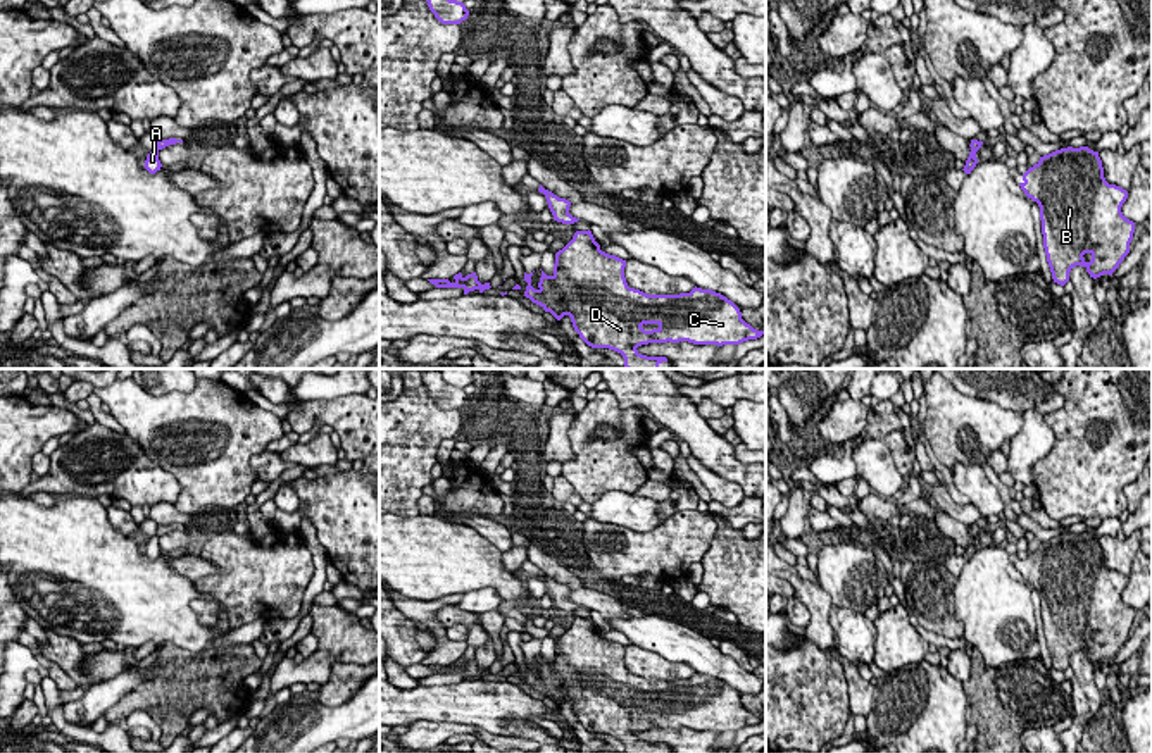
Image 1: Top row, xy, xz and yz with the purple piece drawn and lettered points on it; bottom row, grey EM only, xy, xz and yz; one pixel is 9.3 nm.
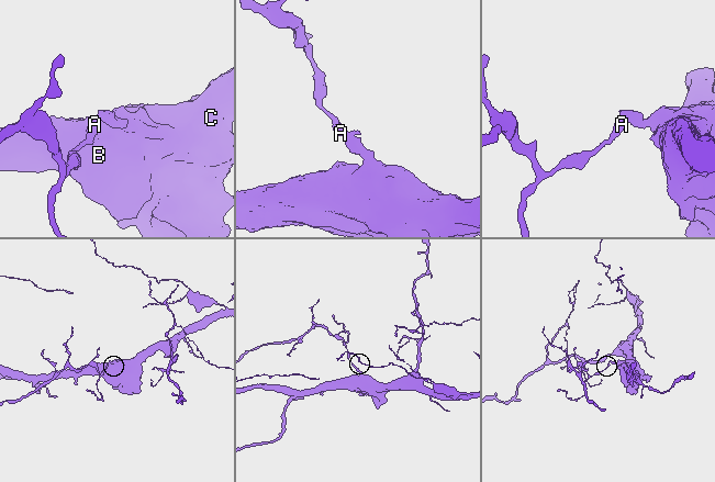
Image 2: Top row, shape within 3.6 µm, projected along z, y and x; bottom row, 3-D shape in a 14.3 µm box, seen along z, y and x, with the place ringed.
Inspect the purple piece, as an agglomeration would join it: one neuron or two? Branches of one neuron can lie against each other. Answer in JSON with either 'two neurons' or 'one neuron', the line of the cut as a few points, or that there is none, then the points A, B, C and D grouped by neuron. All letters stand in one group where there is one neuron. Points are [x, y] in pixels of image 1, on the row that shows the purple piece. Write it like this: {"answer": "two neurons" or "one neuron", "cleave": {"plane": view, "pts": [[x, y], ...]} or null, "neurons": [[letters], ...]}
{"answer": "two neurons", "cleave": {"plane": "yz", "pts": [[971, 149], [975, 152]]}, "neurons": [["A"], ["B", "C", "D"]]}

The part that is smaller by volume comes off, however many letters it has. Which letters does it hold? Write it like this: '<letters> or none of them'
A

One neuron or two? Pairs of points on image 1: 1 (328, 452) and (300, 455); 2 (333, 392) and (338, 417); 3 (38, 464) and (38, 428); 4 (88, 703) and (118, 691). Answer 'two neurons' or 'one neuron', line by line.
1: one neuron
2: two neurons
3: two neurons
4: one neuron

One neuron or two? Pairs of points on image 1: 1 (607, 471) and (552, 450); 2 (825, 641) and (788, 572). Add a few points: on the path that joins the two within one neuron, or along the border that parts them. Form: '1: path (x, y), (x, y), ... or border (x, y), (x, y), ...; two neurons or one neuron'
1: border (573, 416), (569, 428), (573, 457), (561, 464); two neurons
2: path (820, 624), (820, 603), (806, 590); one neuron

